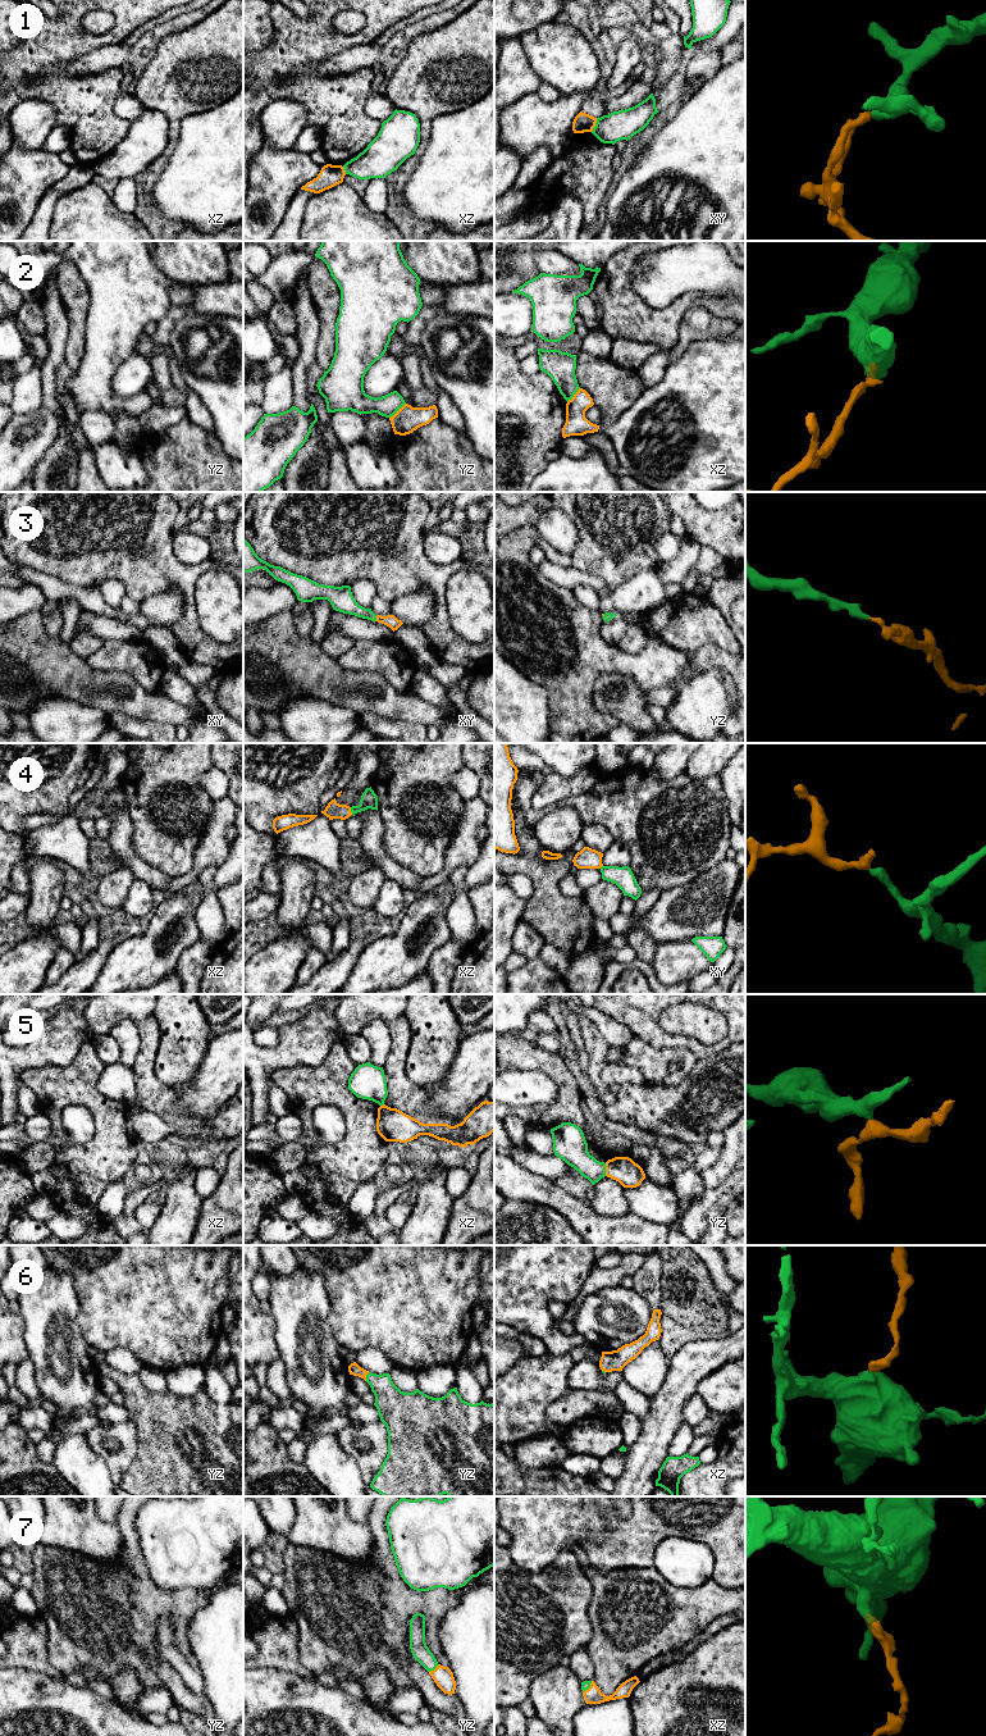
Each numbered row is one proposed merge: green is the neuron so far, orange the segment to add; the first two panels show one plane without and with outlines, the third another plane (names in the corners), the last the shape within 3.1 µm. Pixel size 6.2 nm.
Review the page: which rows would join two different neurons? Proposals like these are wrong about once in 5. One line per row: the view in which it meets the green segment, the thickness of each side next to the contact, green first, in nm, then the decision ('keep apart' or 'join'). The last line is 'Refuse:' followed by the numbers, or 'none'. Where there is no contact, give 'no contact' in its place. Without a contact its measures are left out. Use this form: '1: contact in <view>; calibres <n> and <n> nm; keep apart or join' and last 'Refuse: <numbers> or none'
1: contact in xy; calibres 190 and 120 nm; keep apart
2: contact in yz; calibres 140 and 160 nm; keep apart
3: contact in xy; calibres 150 and 80 nm; join
4: contact in xz; calibres 110 and 100 nm; join
5: contact in yz; calibres 190 and 160 nm; keep apart
6: contact in yz; calibres 220 and 80 nm; join
7: contact in yz; calibres 110 and 120 nm; join
Refuse: 1, 2, 5

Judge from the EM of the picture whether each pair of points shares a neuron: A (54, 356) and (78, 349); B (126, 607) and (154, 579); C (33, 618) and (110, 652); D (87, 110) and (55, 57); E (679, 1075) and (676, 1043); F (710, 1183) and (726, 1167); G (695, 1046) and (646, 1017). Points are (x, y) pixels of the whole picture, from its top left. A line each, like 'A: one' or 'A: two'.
A: two
B: two
C: two
D: one
E: two
F: one
G: one

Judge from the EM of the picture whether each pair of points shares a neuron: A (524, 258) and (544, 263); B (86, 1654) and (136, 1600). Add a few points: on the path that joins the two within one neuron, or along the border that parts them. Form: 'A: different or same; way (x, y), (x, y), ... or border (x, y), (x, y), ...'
A: different; border (534, 254), (534, 262), (541, 272)
B: same; way (95, 1641), (123, 1613)

